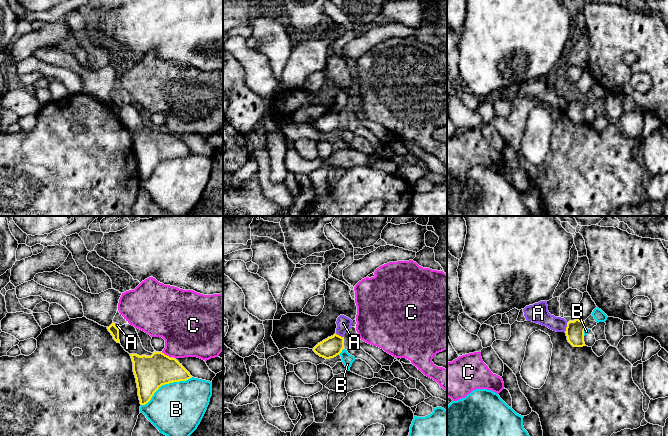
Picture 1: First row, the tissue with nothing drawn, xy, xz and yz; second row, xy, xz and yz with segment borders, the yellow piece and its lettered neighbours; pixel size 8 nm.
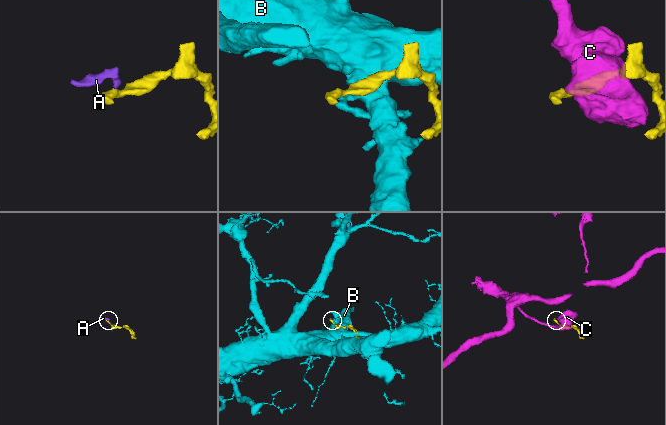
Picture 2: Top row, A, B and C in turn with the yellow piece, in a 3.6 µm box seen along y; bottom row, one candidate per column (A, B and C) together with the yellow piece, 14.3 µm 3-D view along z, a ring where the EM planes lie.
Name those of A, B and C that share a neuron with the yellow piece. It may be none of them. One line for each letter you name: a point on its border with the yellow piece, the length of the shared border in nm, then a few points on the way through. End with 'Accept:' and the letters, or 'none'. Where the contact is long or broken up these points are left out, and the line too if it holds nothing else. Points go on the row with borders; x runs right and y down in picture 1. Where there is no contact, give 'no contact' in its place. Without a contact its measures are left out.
Accept: none

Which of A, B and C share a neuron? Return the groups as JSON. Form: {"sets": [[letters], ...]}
{"sets": [["A"], ["B"], ["C"]]}

